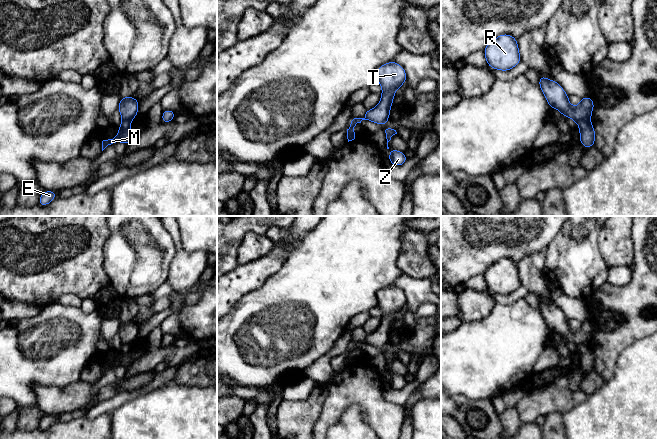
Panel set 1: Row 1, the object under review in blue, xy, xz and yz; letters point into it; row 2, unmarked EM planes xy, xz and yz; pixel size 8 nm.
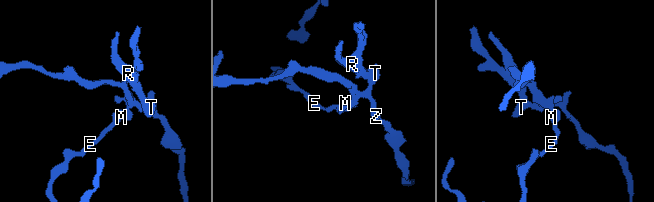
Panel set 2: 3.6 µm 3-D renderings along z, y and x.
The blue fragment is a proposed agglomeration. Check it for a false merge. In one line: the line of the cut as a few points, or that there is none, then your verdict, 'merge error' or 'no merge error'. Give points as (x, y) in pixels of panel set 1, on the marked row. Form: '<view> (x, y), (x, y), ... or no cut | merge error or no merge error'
yz (589, 119), (578, 123) | merge error

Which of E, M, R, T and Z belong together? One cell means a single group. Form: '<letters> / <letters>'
E M / R T Z

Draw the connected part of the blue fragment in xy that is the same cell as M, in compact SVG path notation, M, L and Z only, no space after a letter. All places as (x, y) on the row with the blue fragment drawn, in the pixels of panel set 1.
M125 120L122 122L122 124L118 127L119 133L114 139L107 138L106 140L102 141L102 151L108 146L108 145L114 145L116 142L123 142L126 146L129 144L129 142L134 137L133 133L131 132L130 128L131 120Z

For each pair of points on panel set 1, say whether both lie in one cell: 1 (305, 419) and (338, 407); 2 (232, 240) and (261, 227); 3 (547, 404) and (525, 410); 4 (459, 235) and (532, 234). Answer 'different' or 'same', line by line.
1: same
2: same
3: same
4: same

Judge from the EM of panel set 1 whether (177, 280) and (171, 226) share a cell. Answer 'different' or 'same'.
same

